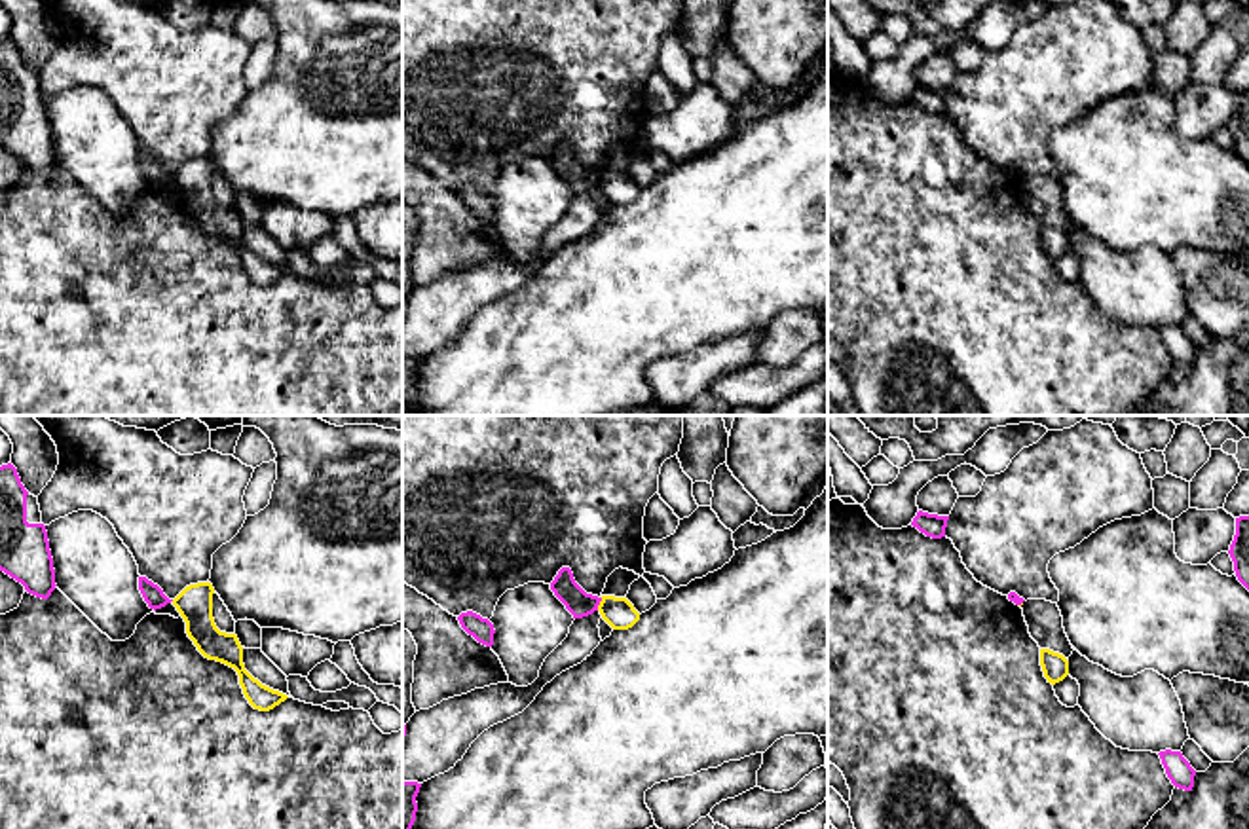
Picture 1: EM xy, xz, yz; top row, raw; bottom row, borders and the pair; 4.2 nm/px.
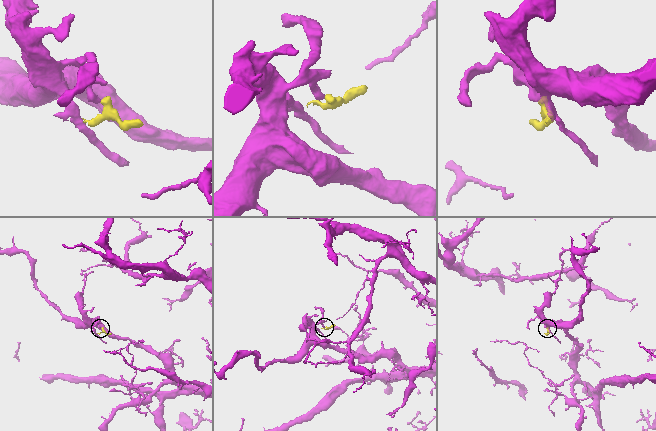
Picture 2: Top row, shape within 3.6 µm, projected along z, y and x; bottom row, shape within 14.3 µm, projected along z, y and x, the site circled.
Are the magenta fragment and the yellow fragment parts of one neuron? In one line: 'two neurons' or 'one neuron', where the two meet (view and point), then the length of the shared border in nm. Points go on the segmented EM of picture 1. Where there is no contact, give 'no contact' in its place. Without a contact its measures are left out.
two neurons | xz (598, 604) | 60 nm

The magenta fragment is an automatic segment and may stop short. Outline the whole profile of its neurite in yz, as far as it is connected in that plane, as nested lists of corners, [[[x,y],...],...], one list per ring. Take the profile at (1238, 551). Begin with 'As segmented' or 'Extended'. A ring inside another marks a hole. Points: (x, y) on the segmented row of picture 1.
As segmented. [[[1249,516],[1236,518],[1236,535],[1228,554],[1238,580],[1249,590]]]

